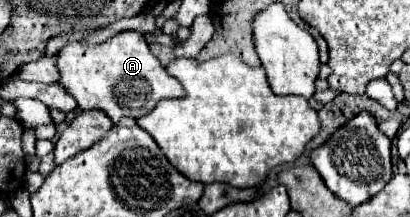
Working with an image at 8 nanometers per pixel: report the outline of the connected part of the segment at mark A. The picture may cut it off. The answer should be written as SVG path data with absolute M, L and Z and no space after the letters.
M121 31L97 45L69 41L57 53L57 69L57 83L75 97L81 109L101 109L113 123L121 117L143 117L159 99L183 95L181 83L153 57L139 31Z

